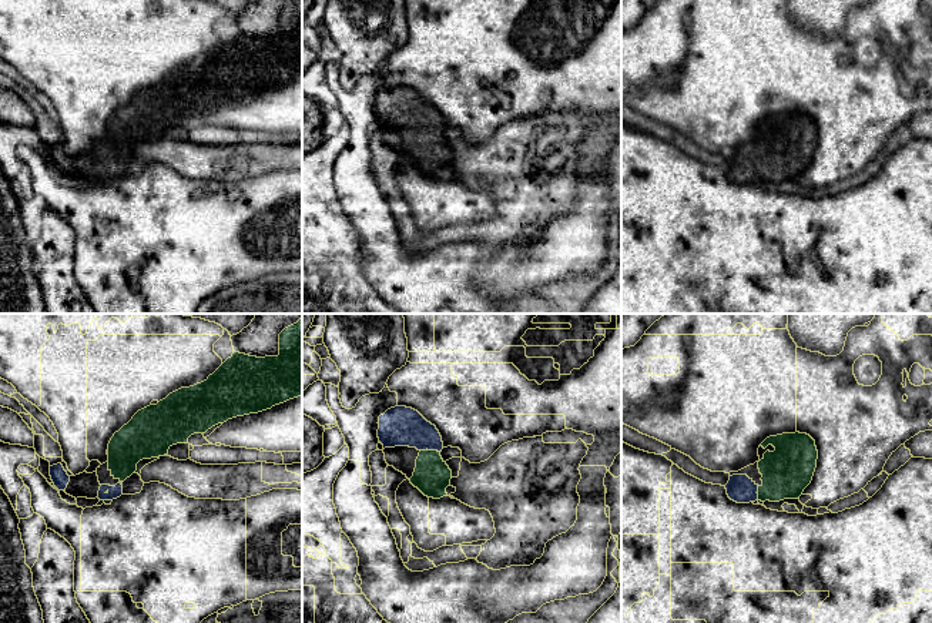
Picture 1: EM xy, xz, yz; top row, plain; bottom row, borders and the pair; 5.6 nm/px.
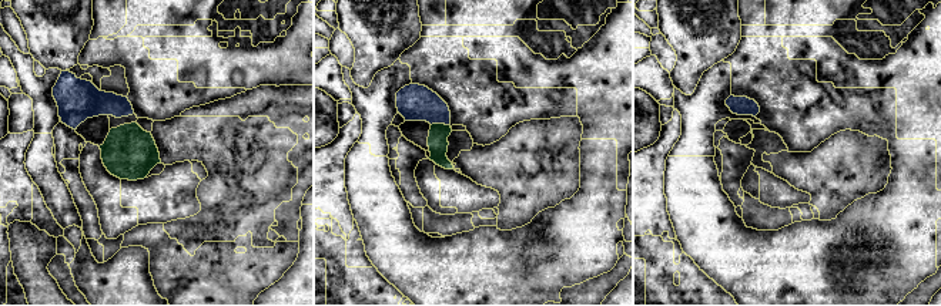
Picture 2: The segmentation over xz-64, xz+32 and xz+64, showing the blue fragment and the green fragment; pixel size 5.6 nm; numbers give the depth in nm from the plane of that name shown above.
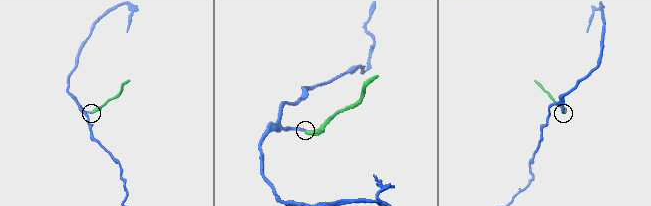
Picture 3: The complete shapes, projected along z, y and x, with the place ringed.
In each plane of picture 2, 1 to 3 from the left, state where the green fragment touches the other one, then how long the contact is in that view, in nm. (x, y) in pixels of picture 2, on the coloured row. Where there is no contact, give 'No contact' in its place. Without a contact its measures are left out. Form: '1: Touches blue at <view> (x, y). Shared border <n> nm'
1: No contact
2: Touches blue at xz+32 (439, 123). Shared border 110 nm
3: No contact

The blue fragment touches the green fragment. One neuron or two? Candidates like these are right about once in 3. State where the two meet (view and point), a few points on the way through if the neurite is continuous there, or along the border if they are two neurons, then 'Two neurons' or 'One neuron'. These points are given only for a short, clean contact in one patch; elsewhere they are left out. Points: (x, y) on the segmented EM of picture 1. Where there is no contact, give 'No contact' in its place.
Touches blue at xz (431, 449). Path across: xz (398, 426), (409, 428), (431, 449), (432, 475). One neuron

